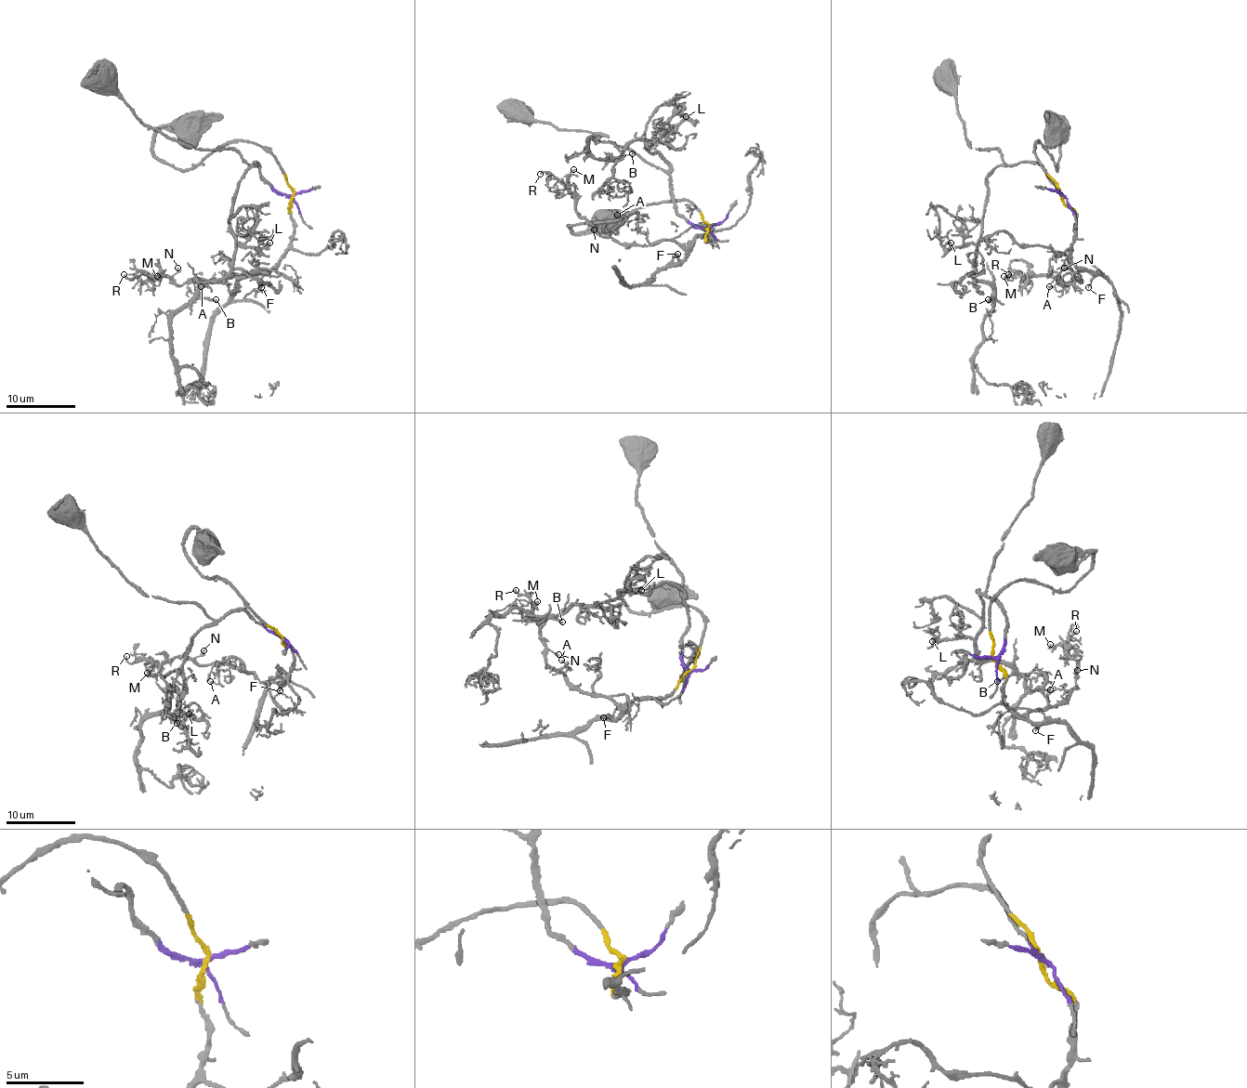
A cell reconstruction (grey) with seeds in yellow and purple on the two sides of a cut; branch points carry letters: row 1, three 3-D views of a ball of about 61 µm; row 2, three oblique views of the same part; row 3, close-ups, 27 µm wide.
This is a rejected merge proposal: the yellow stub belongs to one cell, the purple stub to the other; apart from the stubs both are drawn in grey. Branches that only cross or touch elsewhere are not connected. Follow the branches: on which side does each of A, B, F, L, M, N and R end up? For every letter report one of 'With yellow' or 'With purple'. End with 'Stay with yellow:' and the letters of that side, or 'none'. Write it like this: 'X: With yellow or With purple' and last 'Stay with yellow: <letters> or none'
A: With yellow
B: With purple
F: With yellow
L: With purple
M: With yellow
N: With yellow
R: With yellow
Stay with yellow: A, F, M, N, R

